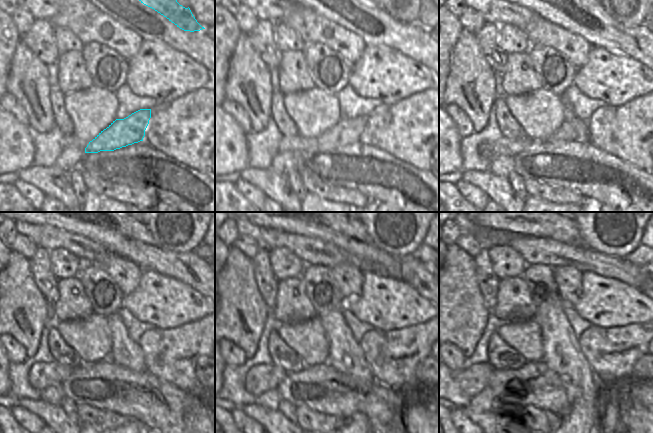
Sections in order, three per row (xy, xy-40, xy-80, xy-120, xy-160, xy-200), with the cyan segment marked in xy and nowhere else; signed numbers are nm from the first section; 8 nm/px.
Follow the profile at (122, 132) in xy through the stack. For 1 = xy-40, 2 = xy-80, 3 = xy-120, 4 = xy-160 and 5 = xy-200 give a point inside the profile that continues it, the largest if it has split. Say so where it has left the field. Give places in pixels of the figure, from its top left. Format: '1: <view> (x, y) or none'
1: xy-40 (347, 131)
2: xy-80 (490, 150)
3: xy-120 (41, 375)
4: xy-160 (260, 378)
5: xy-200 (472, 381)

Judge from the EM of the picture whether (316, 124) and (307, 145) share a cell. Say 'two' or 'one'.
two

